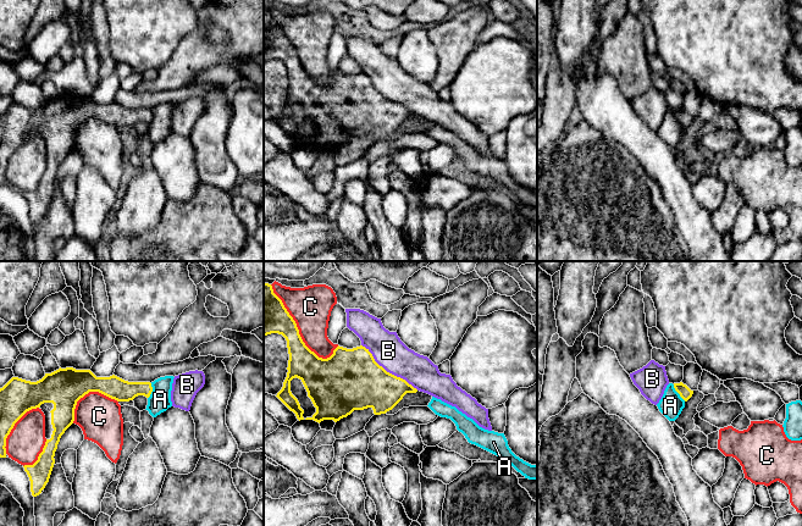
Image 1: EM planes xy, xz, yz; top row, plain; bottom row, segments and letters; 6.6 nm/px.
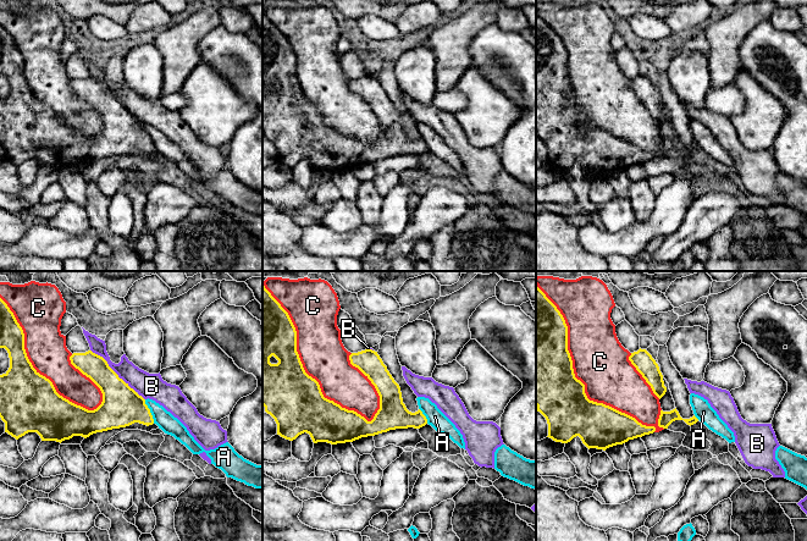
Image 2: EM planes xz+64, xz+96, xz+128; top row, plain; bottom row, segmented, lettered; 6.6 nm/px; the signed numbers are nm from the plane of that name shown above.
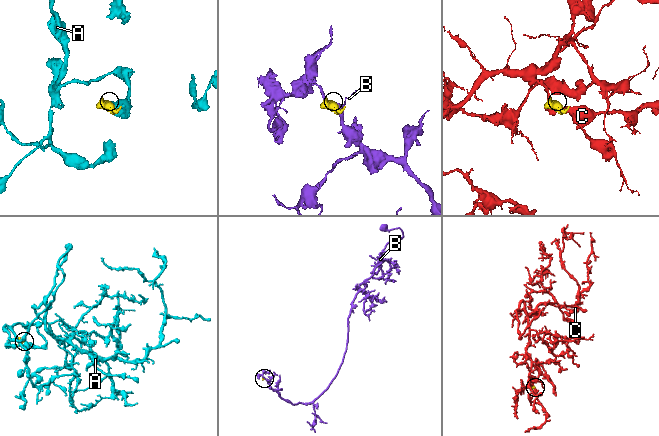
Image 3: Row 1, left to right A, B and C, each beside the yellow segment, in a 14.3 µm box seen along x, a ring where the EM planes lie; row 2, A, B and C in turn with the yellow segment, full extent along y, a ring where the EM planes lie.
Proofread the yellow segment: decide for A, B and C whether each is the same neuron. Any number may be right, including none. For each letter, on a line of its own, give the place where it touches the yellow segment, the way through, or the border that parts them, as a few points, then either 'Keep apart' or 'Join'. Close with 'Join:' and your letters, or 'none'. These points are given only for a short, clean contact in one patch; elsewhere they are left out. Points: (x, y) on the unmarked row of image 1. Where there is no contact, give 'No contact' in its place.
A: Touches yellow at yz (678, 118). Boundary: yz (673, 111), (674, 116), (685, 127). Keep apart
B: Touches yellow at xz (388, 99). Keep apart
C: Touches yellow at xz (296, 53). Keep apart
Join: none

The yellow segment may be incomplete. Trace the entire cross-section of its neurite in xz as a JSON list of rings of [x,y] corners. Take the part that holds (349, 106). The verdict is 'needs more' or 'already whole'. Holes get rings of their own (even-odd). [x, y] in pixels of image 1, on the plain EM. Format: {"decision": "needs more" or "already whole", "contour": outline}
{"decision": "already whole", "contour": [[[264,10],[264,62],[278,60],[287,67],[289,81],[288,99],[282,116],[277,124],[295,140],[297,145],[304,146],[304,137],[298,126],[291,118],[291,107],[299,105],[311,126],[316,139],[305,146],[321,149],[323,146],[339,148],[350,142],[354,137],[371,134],[375,142],[386,140],[392,137],[406,120],[416,120],[417,116],[405,106],[387,99],[380,93],[372,81],[365,73],[360,72],[353,76],[337,73],[333,81],[322,85],[311,78],[303,68],[295,48],[284,34],[282,27],[273,20],[272,12]]]}

